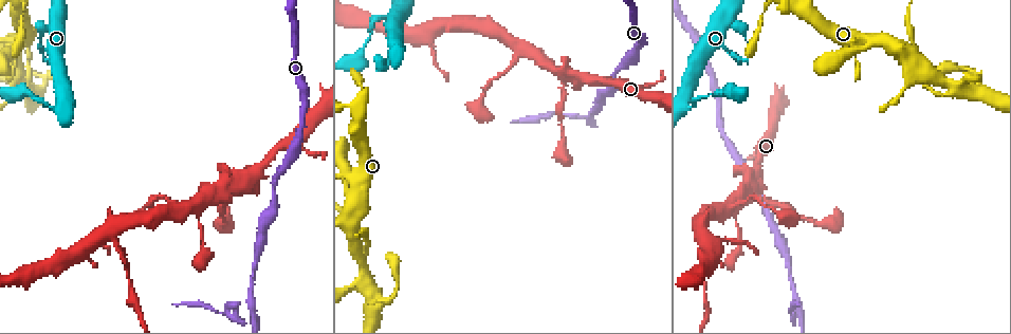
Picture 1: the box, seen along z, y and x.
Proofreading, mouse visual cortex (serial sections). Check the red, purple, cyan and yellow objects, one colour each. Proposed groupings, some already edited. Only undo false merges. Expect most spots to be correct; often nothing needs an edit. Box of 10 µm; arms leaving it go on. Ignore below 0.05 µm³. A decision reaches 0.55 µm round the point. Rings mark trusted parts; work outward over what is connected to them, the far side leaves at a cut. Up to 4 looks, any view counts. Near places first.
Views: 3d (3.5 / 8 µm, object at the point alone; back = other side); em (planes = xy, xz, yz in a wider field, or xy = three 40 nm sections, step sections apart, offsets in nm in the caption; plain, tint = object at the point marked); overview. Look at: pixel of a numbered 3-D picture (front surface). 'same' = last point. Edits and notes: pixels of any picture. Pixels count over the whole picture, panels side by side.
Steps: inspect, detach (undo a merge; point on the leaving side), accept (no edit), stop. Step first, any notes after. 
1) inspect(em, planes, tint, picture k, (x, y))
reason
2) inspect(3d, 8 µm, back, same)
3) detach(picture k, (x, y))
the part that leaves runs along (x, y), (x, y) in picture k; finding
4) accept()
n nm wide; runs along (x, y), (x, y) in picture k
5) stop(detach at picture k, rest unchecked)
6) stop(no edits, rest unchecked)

inspect(3d, 3.5 µm, picture 1, (222, 194))
narrows sharply

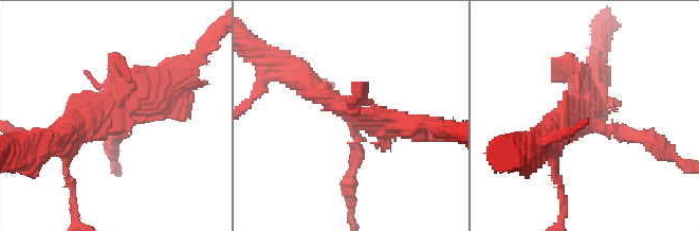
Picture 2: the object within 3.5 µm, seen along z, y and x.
accept()
runs along (175, 72), (116, 118), (65, 130) in picture 2; one cell here

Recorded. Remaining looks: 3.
inspect(3d, 8 µm, back, picture 1, (796, 300))
abrupt turn

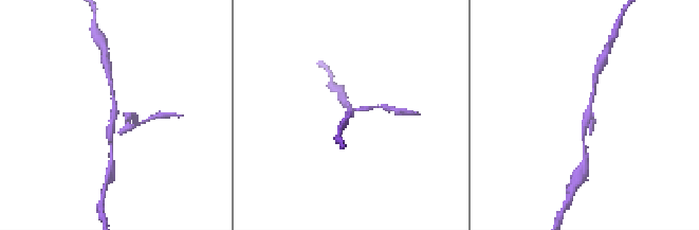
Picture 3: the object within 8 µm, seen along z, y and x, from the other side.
inspect(em, planes, tint, same)

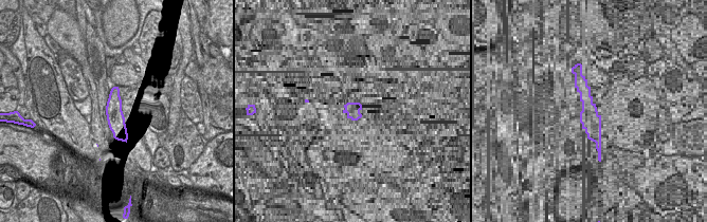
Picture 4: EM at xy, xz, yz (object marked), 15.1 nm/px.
detach(picture 3, (135, 122))
the part that leaves runs along (124, 116), (134, 124), (159, 114) in picture 3; a second cell is stuck on

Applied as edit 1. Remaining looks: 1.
stop(detach at picture 3, rest unchecked)

